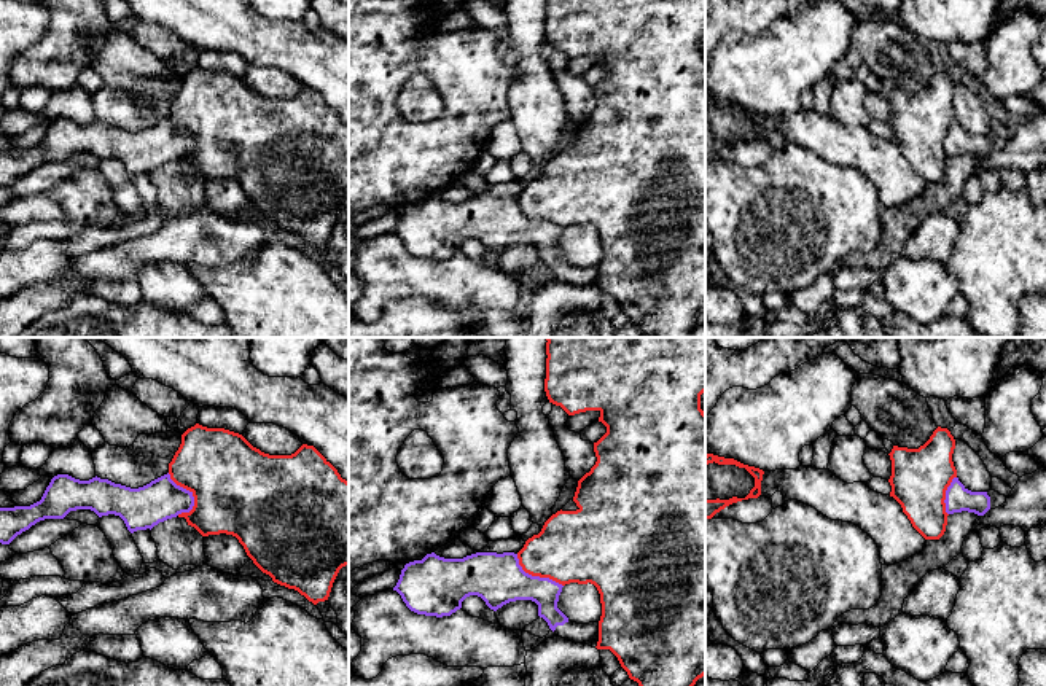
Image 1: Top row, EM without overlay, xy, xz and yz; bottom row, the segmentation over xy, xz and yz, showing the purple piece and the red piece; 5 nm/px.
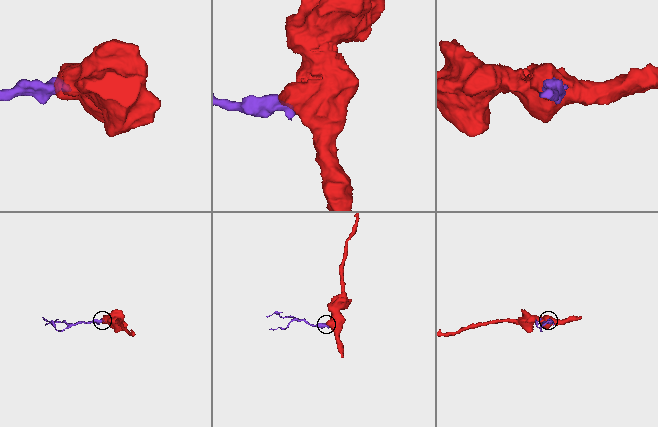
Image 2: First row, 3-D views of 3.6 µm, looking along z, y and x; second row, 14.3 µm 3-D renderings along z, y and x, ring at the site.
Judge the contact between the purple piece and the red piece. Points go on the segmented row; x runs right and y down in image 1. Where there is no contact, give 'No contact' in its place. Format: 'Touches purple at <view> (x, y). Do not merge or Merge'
Touches purple at xy (188, 491). Do not merge

